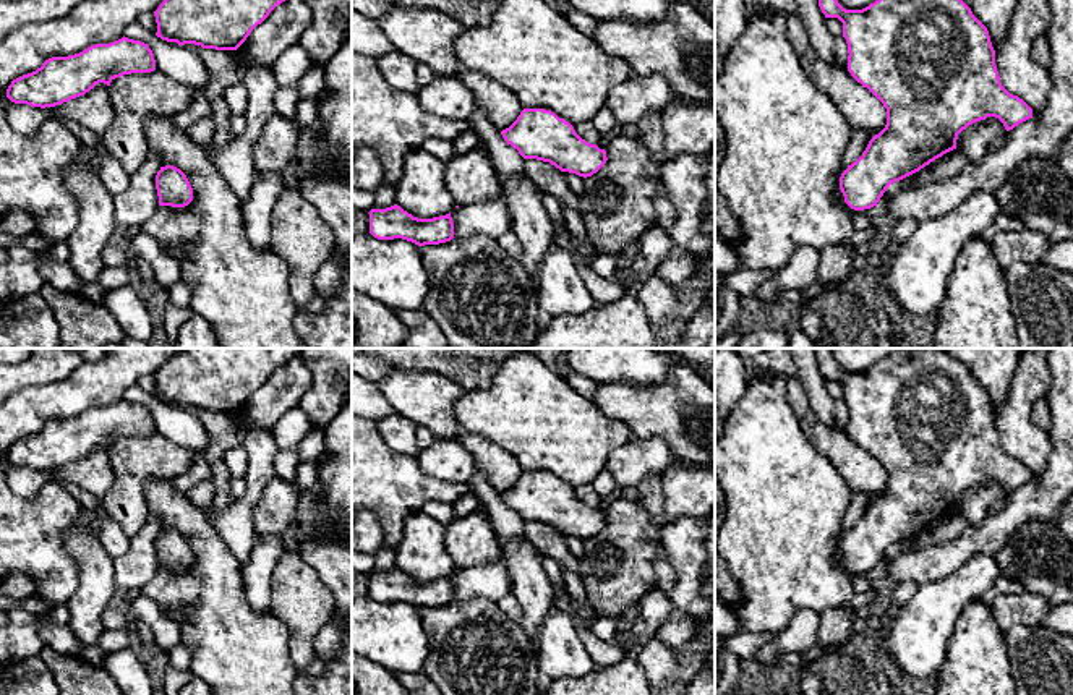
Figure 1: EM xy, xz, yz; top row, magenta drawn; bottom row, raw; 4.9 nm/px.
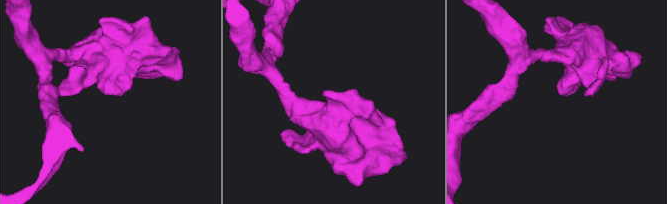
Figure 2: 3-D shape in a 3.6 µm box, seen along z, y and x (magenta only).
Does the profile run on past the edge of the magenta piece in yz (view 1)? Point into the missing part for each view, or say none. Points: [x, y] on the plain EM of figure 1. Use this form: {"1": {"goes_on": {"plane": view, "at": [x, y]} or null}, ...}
{"1": {"goes_on": null}}

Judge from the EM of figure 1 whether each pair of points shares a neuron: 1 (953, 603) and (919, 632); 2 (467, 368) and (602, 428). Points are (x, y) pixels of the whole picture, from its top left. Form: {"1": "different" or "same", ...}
{"1": "same", "2": "different"}

